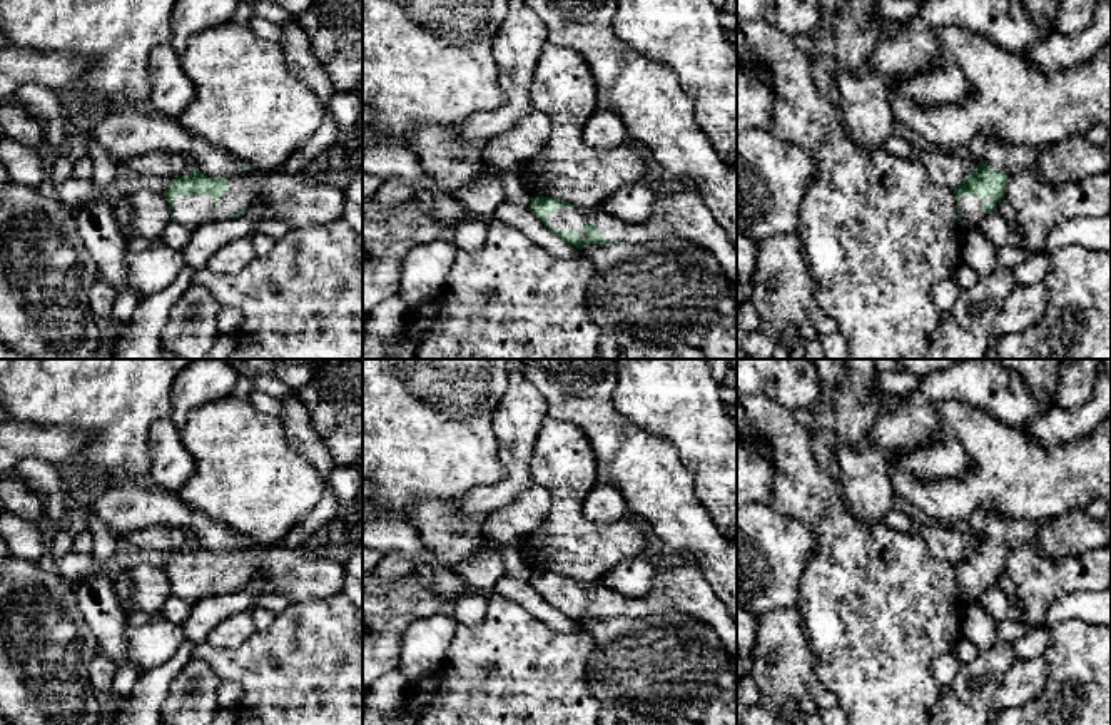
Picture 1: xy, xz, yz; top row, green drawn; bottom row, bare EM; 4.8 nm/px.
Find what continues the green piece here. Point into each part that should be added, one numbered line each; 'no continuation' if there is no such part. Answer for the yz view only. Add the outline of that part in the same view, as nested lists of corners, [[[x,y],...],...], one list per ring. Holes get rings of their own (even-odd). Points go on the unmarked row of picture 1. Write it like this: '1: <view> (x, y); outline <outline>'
1: yz (971, 580); outline [[[962,570],[959,575],[961,588],[959,593],[964,596],[964,601],[976,601],[987,590],[982,585],[986,580],[981,578],[977,570]]]

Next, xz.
1: xz (684, 590); outline [[[695,563],[658,568],[650,591],[638,598],[625,598],[598,581],[586,585],[581,581],[565,583],[561,576],[558,580],[560,583],[546,593],[555,605],[578,605],[583,616],[588,610],[581,601],[591,596],[608,616],[616,611],[633,618],[685,615],[708,625],[732,660],[737,660],[737,623]]]

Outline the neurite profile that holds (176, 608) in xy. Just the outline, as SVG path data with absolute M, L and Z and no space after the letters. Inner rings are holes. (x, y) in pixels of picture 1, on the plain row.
M170 595L162 606L162 613L177 625L184 625L185 620L190 616L190 611L192 603L182 600L177 595Z

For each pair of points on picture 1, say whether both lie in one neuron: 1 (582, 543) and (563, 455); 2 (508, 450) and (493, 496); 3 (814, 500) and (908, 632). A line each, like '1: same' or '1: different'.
1: same
2: same
3: same

